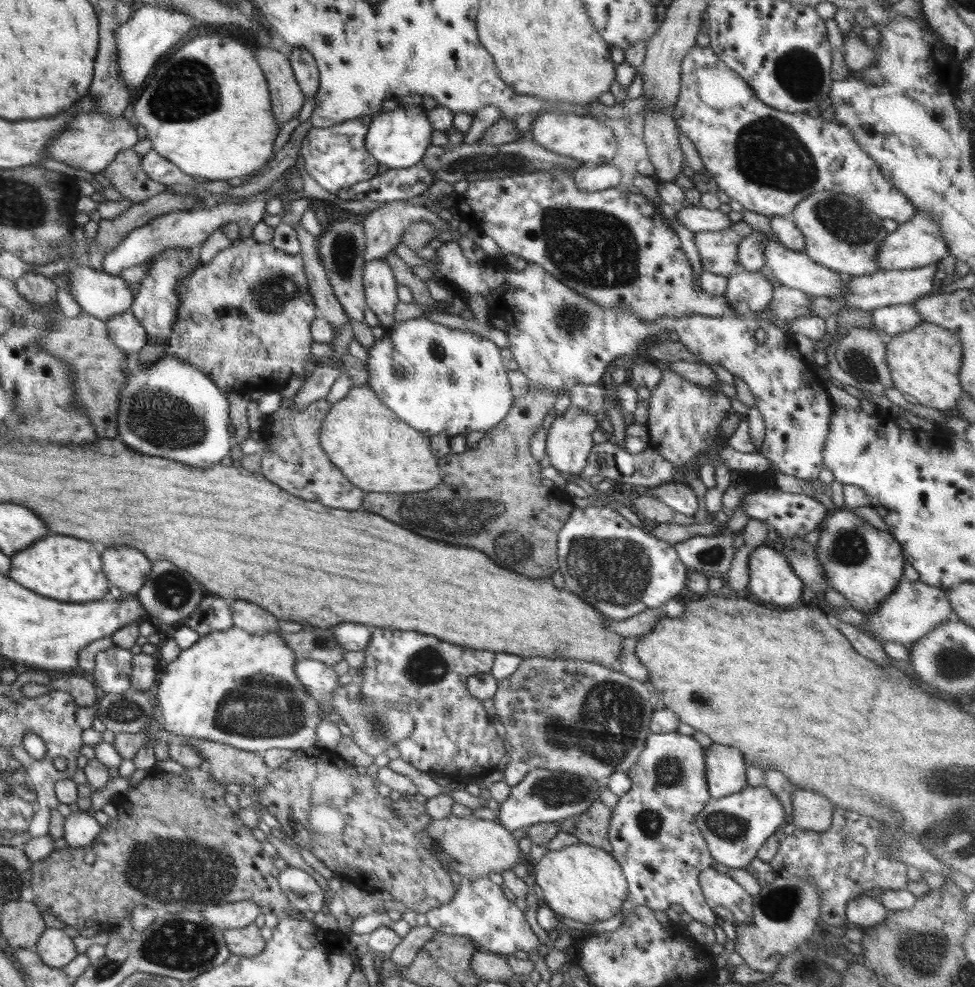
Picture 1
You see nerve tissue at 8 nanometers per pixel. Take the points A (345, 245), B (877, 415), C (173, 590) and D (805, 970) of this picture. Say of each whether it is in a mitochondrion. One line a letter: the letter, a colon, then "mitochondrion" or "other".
A: mitochondrion
B: other
C: mitochondrion
D: mitochondrion

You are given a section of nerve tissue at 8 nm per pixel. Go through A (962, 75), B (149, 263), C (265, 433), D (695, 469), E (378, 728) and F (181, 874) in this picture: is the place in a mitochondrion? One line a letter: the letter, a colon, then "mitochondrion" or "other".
A: other
B: other
C: other
D: other
E: mitochondrion
F: mitochondrion

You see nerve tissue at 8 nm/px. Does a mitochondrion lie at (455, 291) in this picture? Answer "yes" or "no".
no

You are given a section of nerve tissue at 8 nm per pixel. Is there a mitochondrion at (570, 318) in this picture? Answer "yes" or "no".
yes

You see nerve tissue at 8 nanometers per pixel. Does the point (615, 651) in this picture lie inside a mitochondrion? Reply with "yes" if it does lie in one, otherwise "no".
no

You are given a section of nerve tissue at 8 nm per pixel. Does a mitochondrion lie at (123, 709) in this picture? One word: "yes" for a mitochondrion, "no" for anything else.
yes

